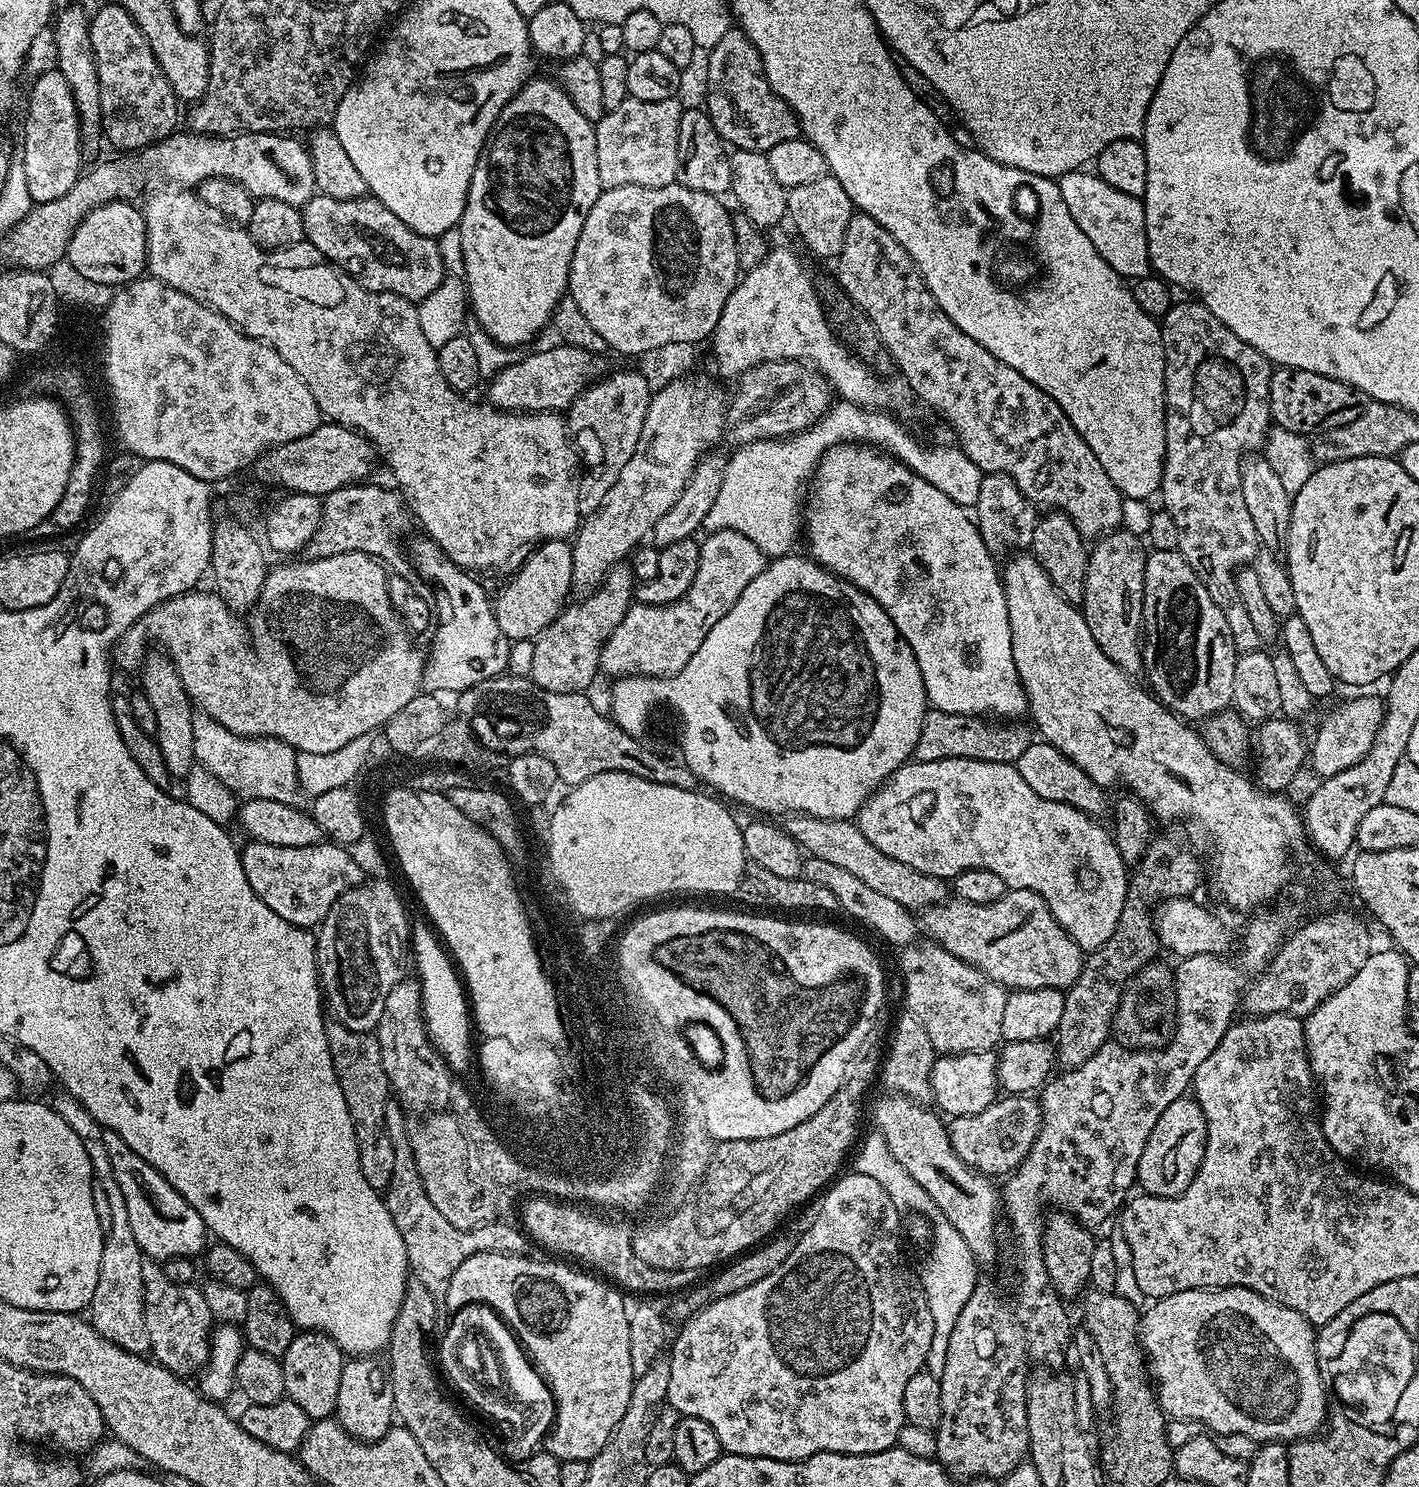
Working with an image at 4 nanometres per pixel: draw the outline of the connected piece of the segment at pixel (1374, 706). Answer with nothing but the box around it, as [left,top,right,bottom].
[1310,696,1384,778]

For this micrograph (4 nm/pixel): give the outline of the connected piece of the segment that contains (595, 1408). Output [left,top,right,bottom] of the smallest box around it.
[442,1252,634,1461]

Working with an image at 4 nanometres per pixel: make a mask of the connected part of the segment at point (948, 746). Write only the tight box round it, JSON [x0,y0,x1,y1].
[915,710,1025,762]

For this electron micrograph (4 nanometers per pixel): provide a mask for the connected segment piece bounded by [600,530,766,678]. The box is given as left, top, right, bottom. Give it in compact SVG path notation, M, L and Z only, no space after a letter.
M720 530L708 532L705 537L705 540L699 541L698 574L694 574L694 582L690 582L690 590L686 590L686 594L682 594L682 598L669 604L633 603L632 607L628 609L628 613L622 618L622 622L618 622L618 626L614 626L614 634L610 634L610 638L602 646L600 672L603 675L619 678L622 676L673 676L678 674L682 670L682 666L686 666L686 662L690 662L690 658L694 658L694 654L698 651L698 646L702 646L706 634L710 634L710 630L714 630L714 625L720 619L726 618L726 614L732 609L734 602L738 602L742 590L746 590L746 586L750 586L752 579L764 569L766 563L764 552L758 550L758 546L754 546L754 542L750 542L750 538L746 538L746 534L738 534L738 530Z

